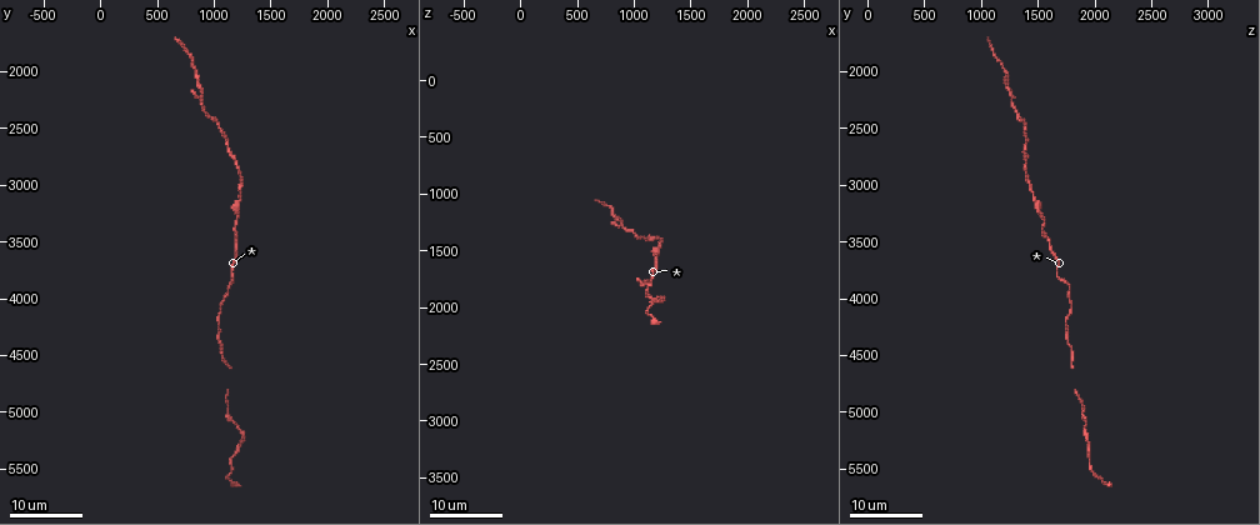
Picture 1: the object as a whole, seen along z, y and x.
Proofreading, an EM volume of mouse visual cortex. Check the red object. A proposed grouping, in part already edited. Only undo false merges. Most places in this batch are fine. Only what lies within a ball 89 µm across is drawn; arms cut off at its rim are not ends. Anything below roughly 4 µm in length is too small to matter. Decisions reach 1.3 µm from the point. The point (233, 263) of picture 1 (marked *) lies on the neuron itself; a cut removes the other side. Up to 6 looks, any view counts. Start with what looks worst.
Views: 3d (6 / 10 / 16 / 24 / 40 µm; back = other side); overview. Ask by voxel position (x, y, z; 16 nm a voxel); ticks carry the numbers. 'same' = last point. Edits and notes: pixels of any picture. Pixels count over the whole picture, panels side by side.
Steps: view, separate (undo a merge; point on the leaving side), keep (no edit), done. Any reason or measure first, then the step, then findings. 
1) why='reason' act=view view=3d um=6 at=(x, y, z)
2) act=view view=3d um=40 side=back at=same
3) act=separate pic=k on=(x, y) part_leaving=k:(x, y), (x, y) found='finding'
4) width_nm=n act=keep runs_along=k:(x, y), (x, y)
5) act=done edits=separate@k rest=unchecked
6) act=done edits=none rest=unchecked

why='thick turns thin' act=view view=3d um=24 at=(900, 2180, 1260)

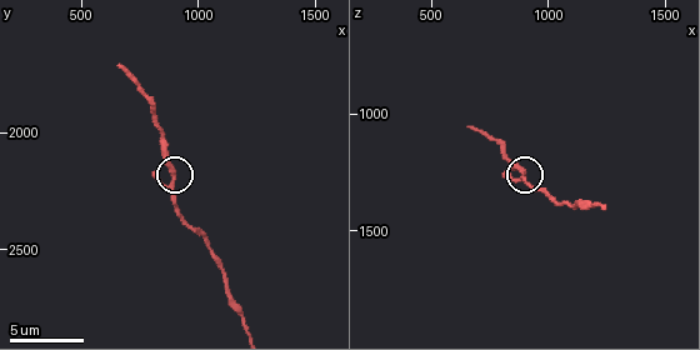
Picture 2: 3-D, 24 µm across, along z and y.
why='closer look' act=view view=3d um=6 at=(880, 2170, 1250)

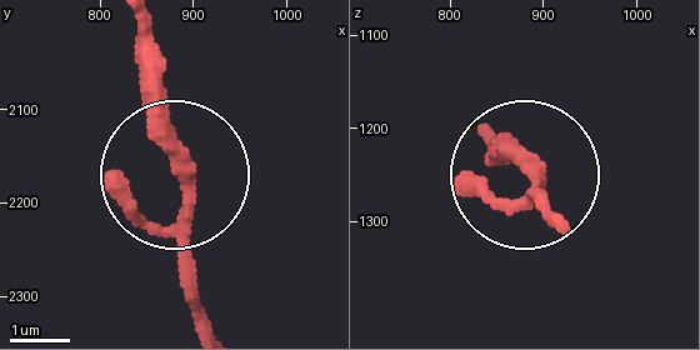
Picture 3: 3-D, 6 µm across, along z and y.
act=view view=3d um=6 side=back at=(890, 2160, 1240)

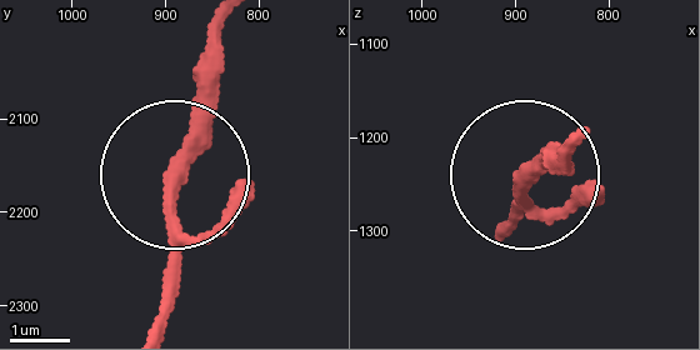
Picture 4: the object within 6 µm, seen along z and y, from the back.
act=keep found='continuous, no second neuron'

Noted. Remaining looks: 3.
act=view view=3d um=16 at=(1220, 5140, 1900)

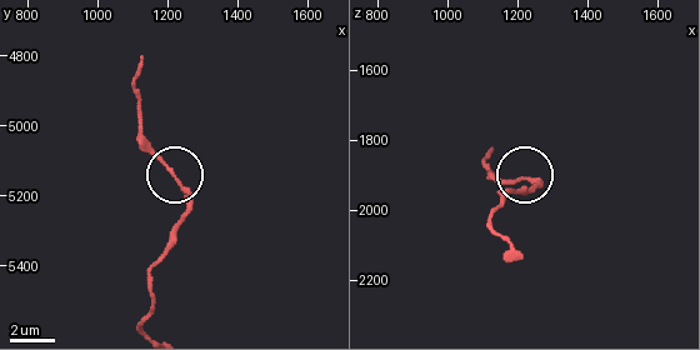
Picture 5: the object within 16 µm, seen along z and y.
why='closer look' act=view view=3d um=6 at=(1210, 5130, 1910)

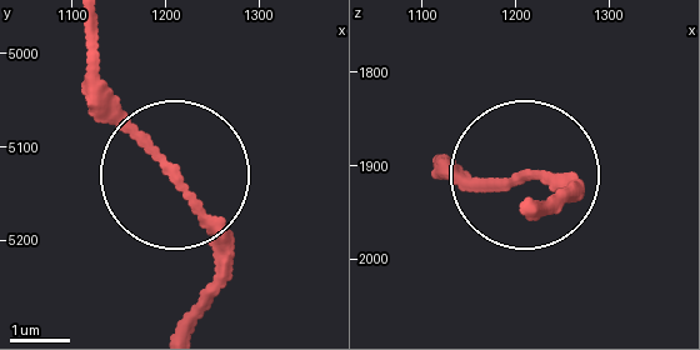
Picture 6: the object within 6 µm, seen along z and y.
act=keep found='one neuron here'

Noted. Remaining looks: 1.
act=done edits=none rest=unchecked

